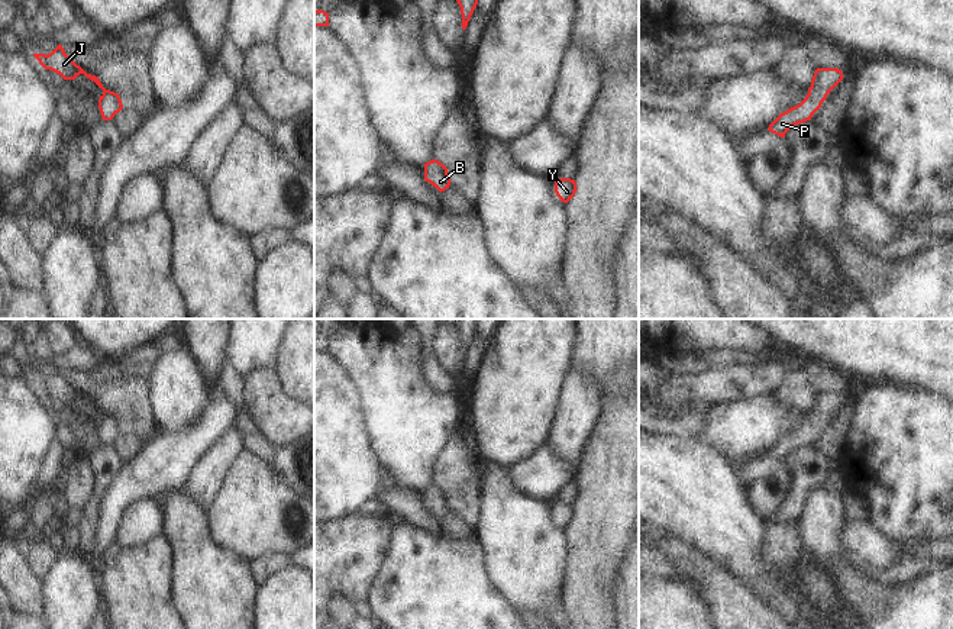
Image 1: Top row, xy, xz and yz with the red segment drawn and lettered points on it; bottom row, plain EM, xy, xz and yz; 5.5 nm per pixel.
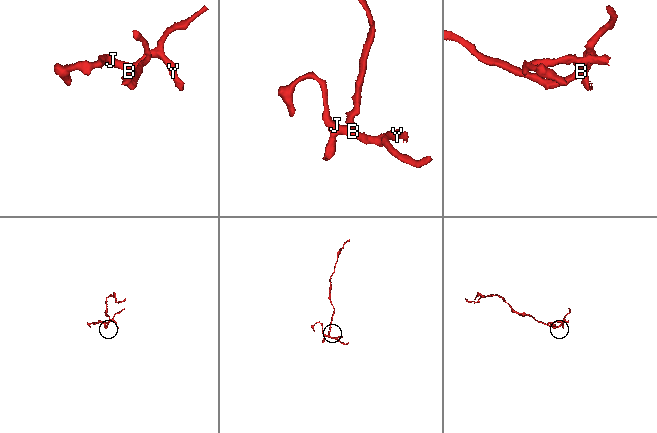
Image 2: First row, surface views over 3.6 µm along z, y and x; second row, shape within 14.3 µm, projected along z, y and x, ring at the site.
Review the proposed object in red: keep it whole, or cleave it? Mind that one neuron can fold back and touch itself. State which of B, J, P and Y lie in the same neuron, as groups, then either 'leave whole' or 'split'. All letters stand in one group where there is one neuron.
B J P Y | leave whole

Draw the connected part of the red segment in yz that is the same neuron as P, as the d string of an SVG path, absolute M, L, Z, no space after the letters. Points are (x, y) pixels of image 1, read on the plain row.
M817 393L811 412L805 423L781 438L768 452L769 457L785 462L785 458L795 449L811 445L813 439L821 432L828 417L843 404L841 394L837 393Z

